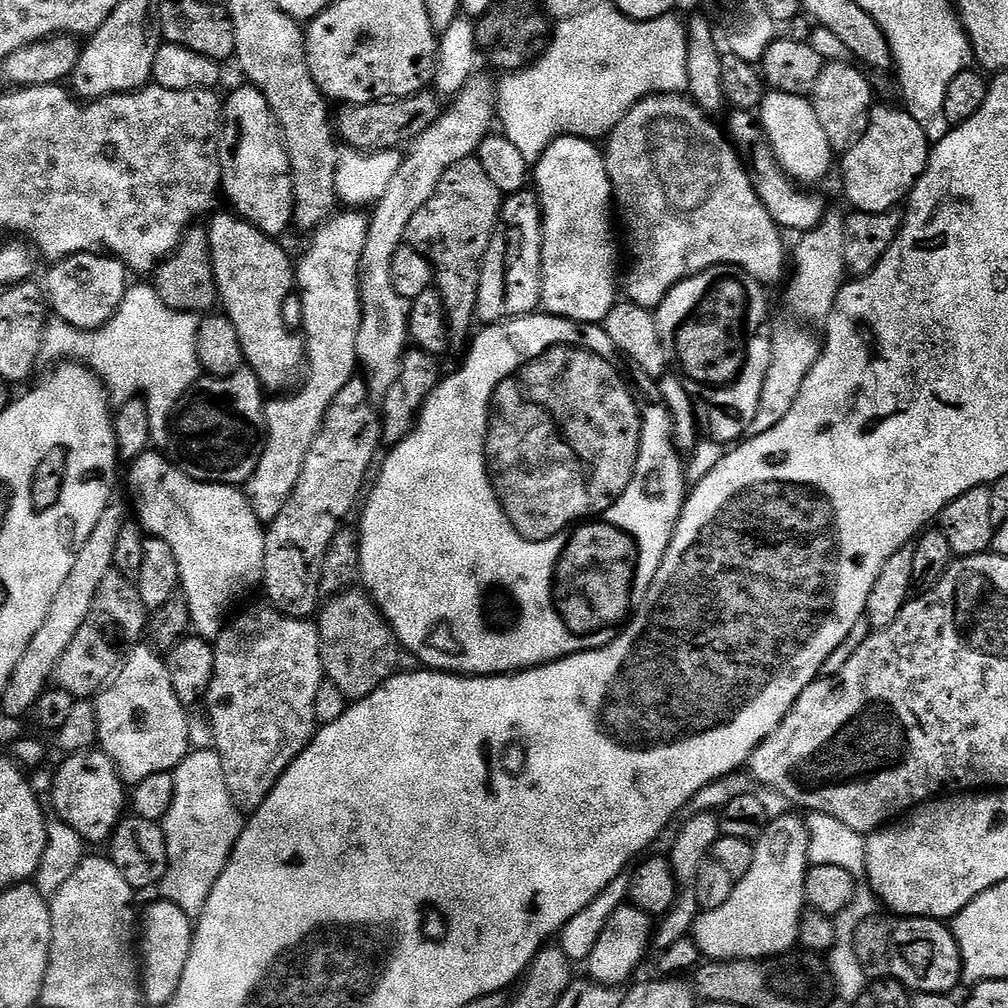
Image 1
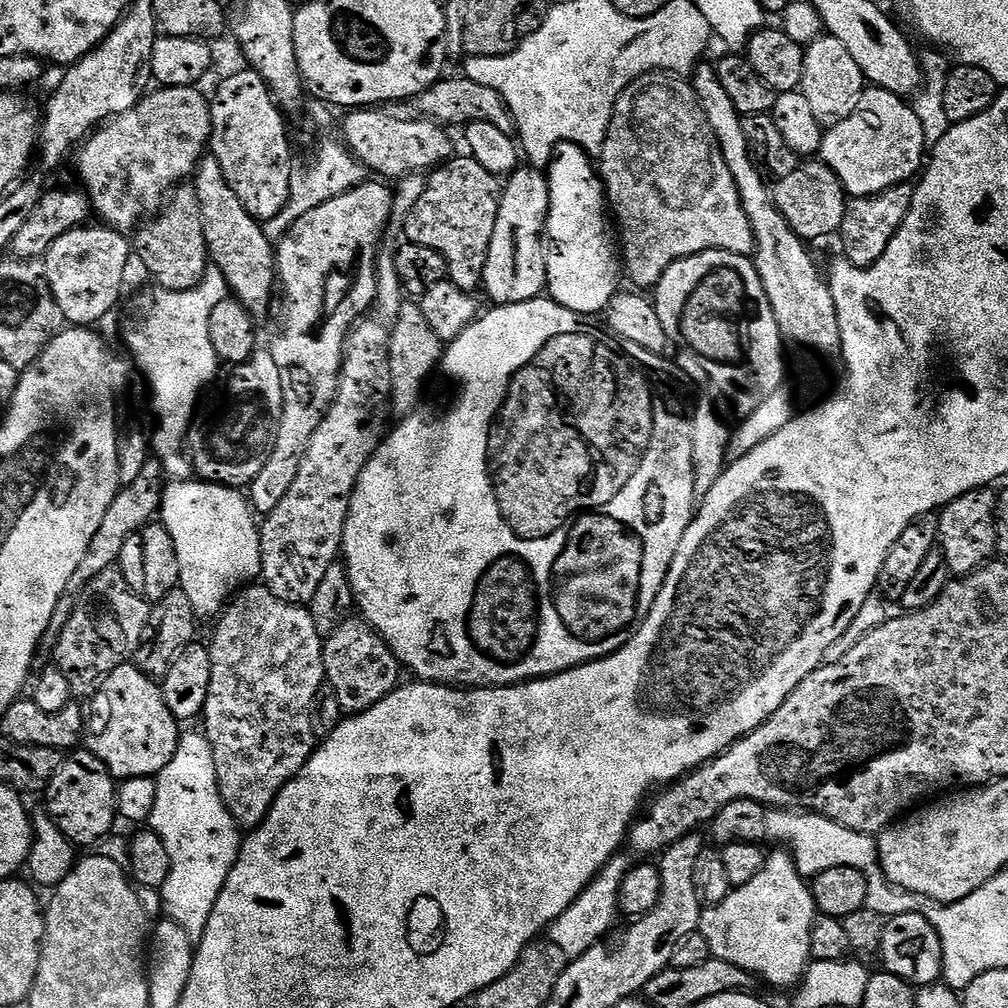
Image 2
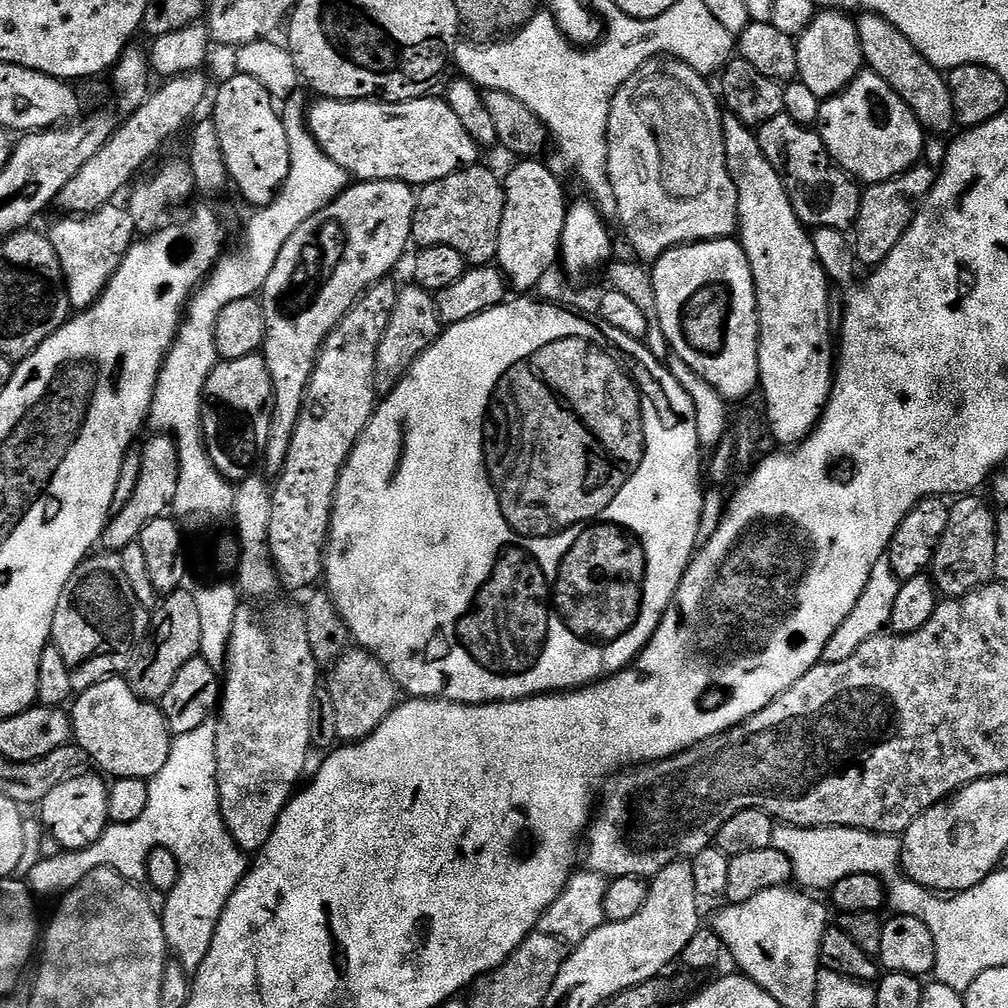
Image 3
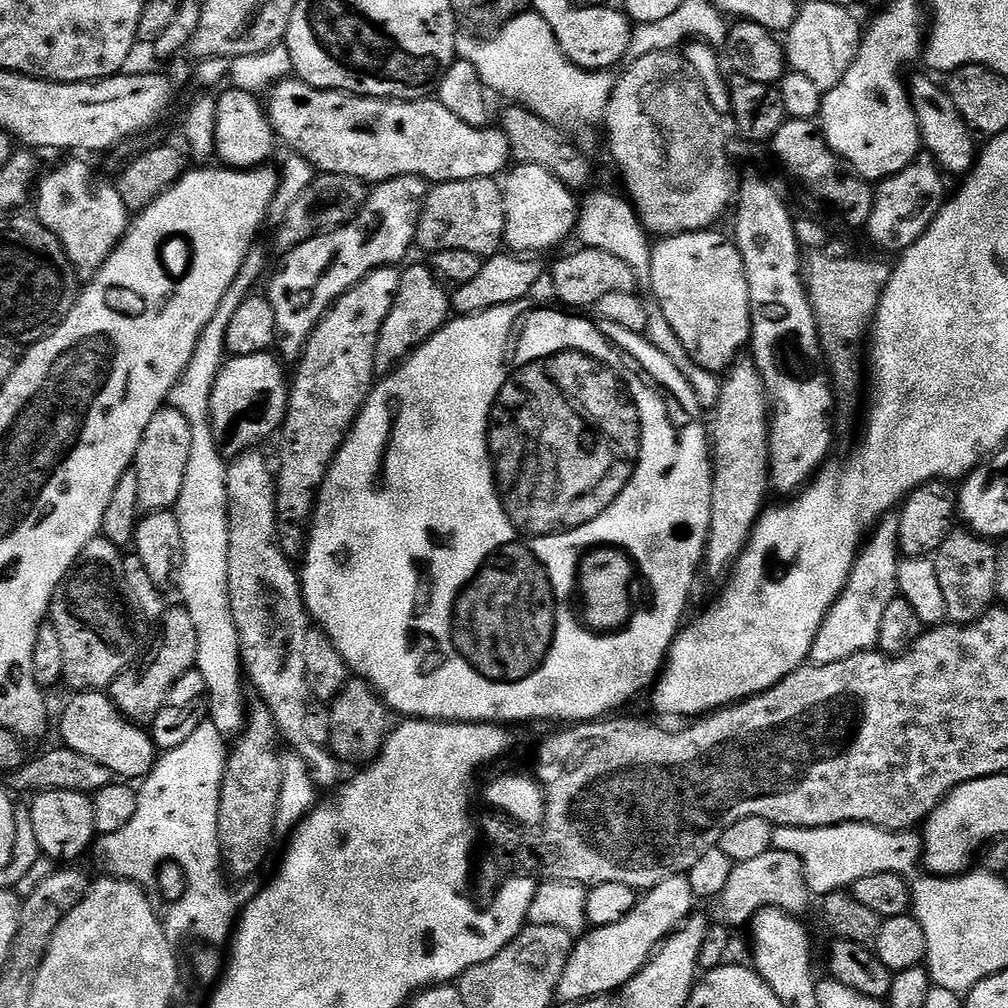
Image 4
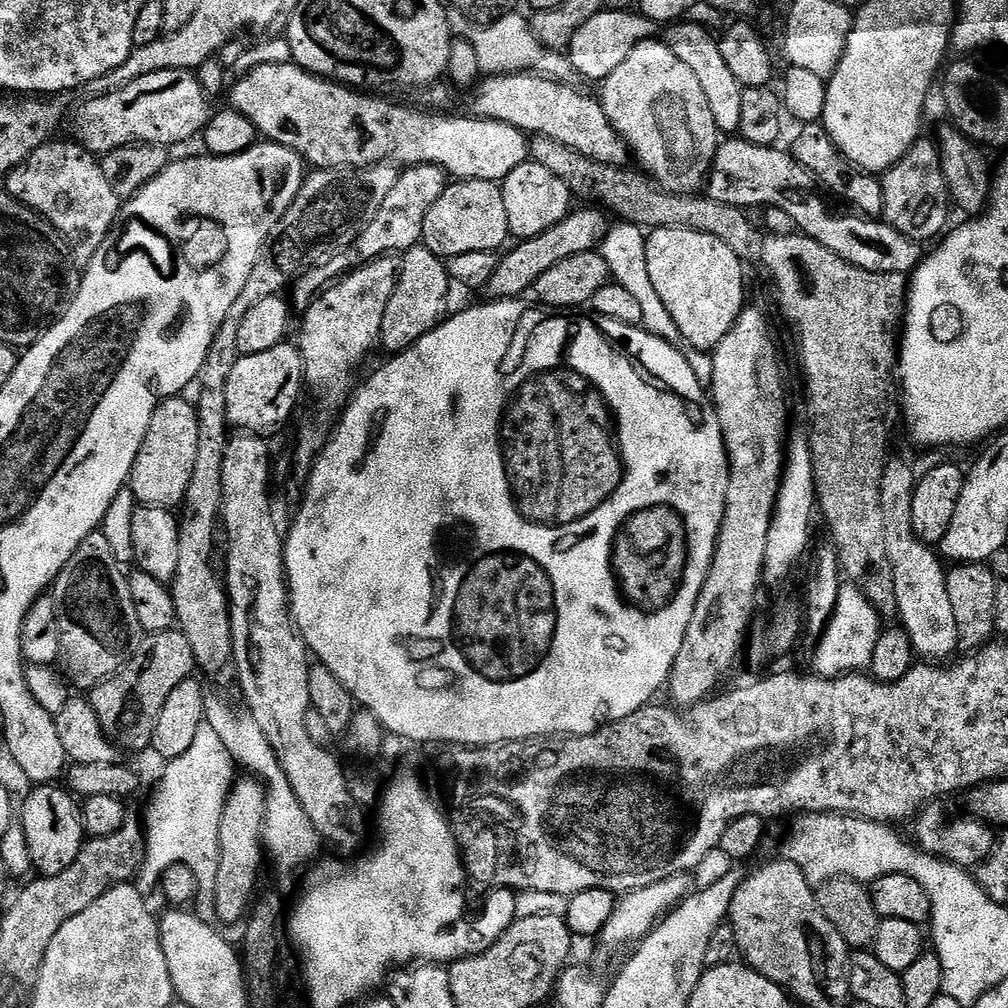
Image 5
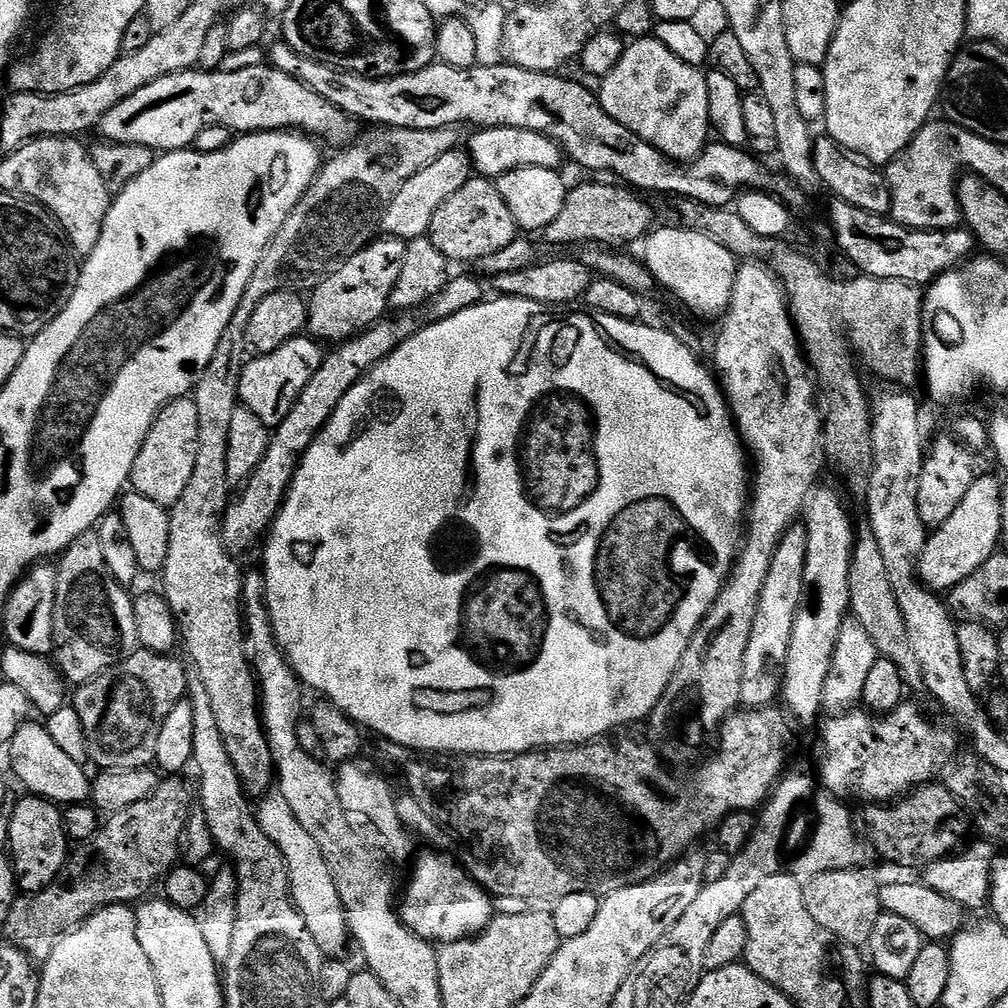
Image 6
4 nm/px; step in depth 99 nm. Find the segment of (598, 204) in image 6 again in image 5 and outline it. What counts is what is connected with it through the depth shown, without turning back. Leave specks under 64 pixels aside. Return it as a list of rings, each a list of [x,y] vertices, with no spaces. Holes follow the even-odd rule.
[[[596,206],[578,208],[569,211],[568,216],[562,218],[562,222],[558,222],[558,226],[550,226],[550,230],[538,234],[533,240],[519,241],[513,252],[505,251],[500,256],[500,265],[494,270],[486,287],[486,292],[492,295],[489,297],[493,301],[523,297],[525,295],[523,292],[531,293],[542,274],[558,262],[563,262],[566,258],[571,258],[576,254],[586,254],[599,249],[610,227],[610,221],[604,217],[607,215]]]

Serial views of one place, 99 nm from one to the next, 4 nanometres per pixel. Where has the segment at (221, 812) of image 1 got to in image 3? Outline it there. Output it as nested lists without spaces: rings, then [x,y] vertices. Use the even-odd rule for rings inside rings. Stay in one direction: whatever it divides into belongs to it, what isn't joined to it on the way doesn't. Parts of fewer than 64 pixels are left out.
[[[209,722],[187,734],[175,737],[166,758],[166,766],[148,781],[146,810],[129,824],[109,823],[98,842],[82,850],[60,850],[57,856],[45,855],[30,870],[26,883],[33,897],[67,894],[78,887],[82,878],[99,868],[109,868],[128,878],[132,872],[132,844],[165,848],[178,858],[180,877],[174,890],[167,893],[162,907],[164,933],[175,963],[196,973],[210,954],[214,930],[226,910],[226,902],[248,873],[250,860],[226,830],[218,798],[216,765],[216,726]]]

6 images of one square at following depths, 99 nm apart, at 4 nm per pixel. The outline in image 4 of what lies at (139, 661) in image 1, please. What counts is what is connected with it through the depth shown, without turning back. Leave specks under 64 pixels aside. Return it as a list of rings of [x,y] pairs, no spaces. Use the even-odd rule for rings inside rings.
[[[76,692],[73,700],[64,708],[60,716],[60,736],[63,747],[74,750],[78,754],[86,754],[86,758],[94,758],[101,766],[106,766],[113,777],[124,782],[140,782],[152,771],[158,759],[158,749],[152,741],[149,729],[131,720],[127,720],[122,713],[116,709],[111,695],[99,692]]]

